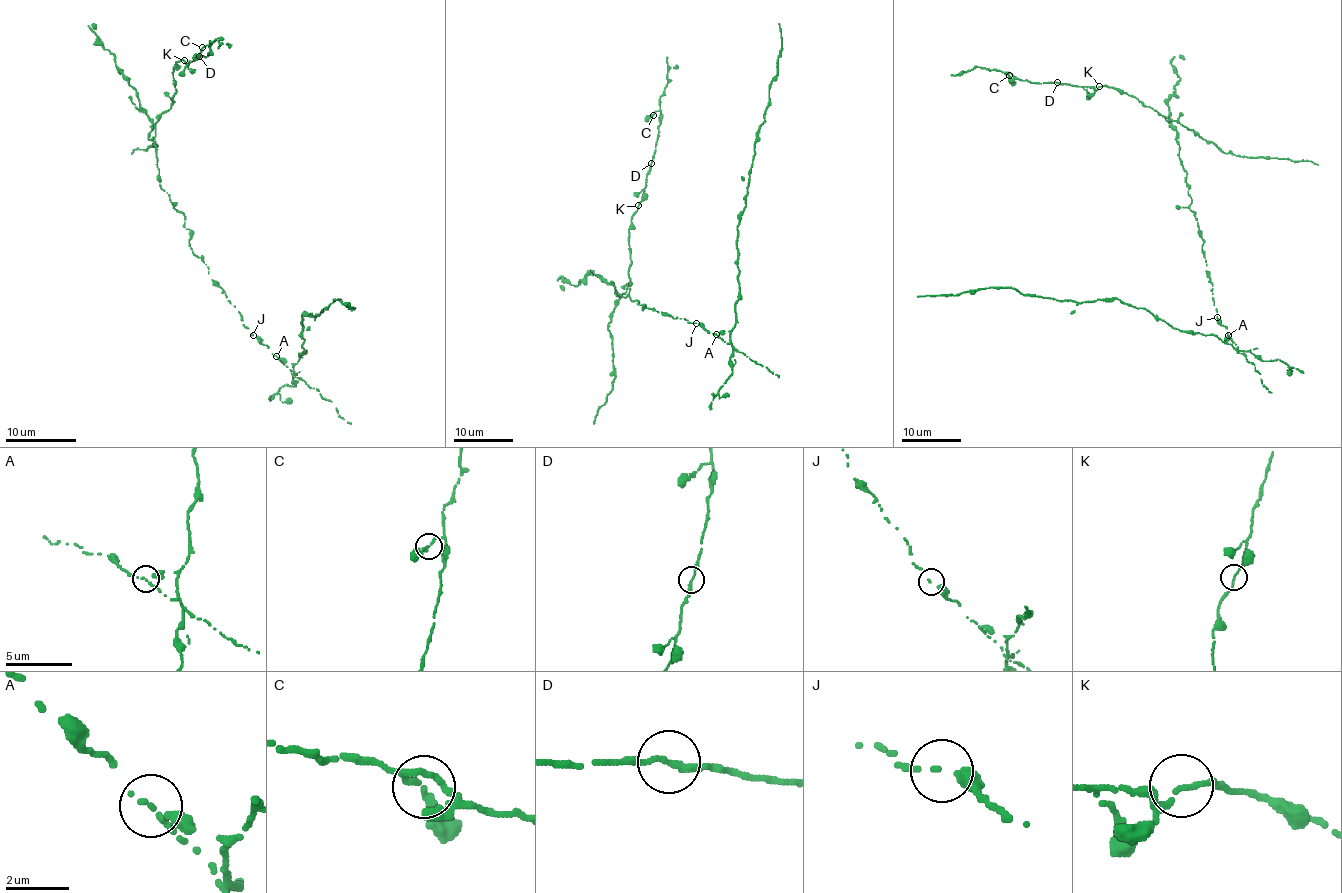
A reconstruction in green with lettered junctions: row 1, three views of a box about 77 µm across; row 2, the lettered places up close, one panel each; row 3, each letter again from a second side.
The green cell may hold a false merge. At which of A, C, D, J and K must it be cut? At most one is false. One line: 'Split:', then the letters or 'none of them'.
Split: A

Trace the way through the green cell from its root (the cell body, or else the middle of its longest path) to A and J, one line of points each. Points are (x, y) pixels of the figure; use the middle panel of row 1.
A: (669, 316), (700, 323), (715, 334)
J: (669, 316), (696, 323)

